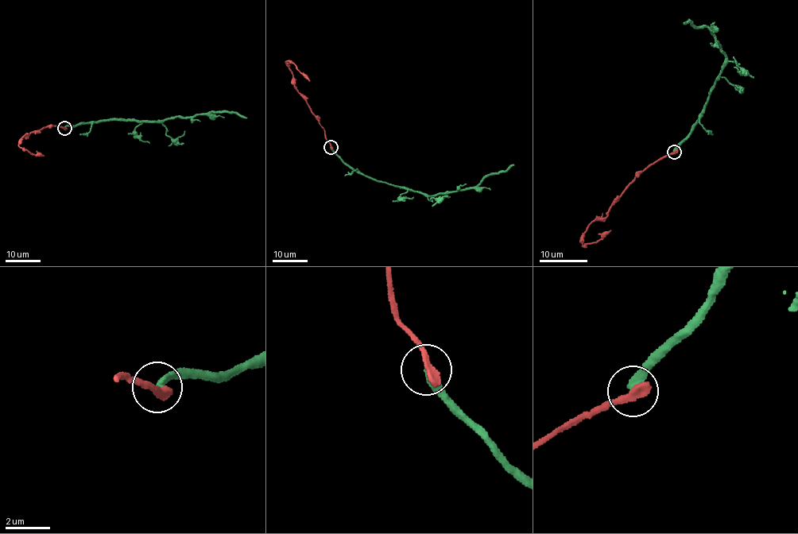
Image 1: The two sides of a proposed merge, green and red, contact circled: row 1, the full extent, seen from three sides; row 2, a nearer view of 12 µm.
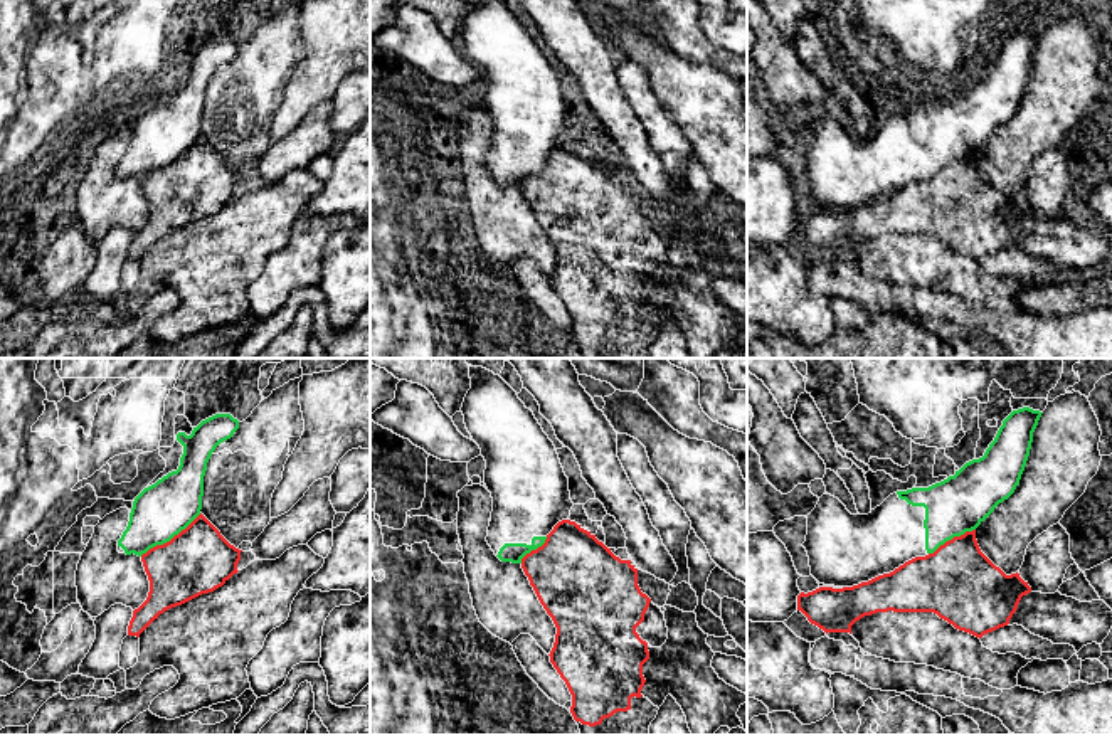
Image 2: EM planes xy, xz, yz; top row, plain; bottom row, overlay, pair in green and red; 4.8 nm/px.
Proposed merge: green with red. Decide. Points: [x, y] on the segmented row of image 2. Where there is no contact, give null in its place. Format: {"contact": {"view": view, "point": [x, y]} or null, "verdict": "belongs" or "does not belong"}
{"contact": {"view": "xy", "point": [170, 539]}, "verdict": "does not belong"}

